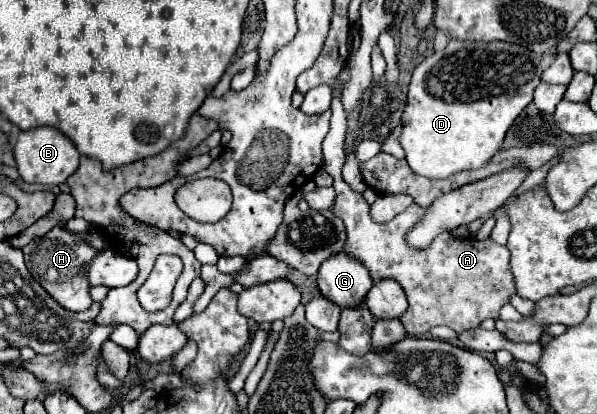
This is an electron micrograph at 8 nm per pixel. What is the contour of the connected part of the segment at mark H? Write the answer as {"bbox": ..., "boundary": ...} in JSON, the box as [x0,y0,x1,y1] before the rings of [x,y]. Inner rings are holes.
{"bbox":[23,227,97,311],"boundary":[[[53,227],[47,235],[33,239],[27,247],[23,247],[25,265],[35,281],[39,281],[47,293],[67,311],[85,311],[93,303],[89,297],[89,281],[85,277],[85,265],[97,255],[83,239],[69,233],[67,229]]]}

